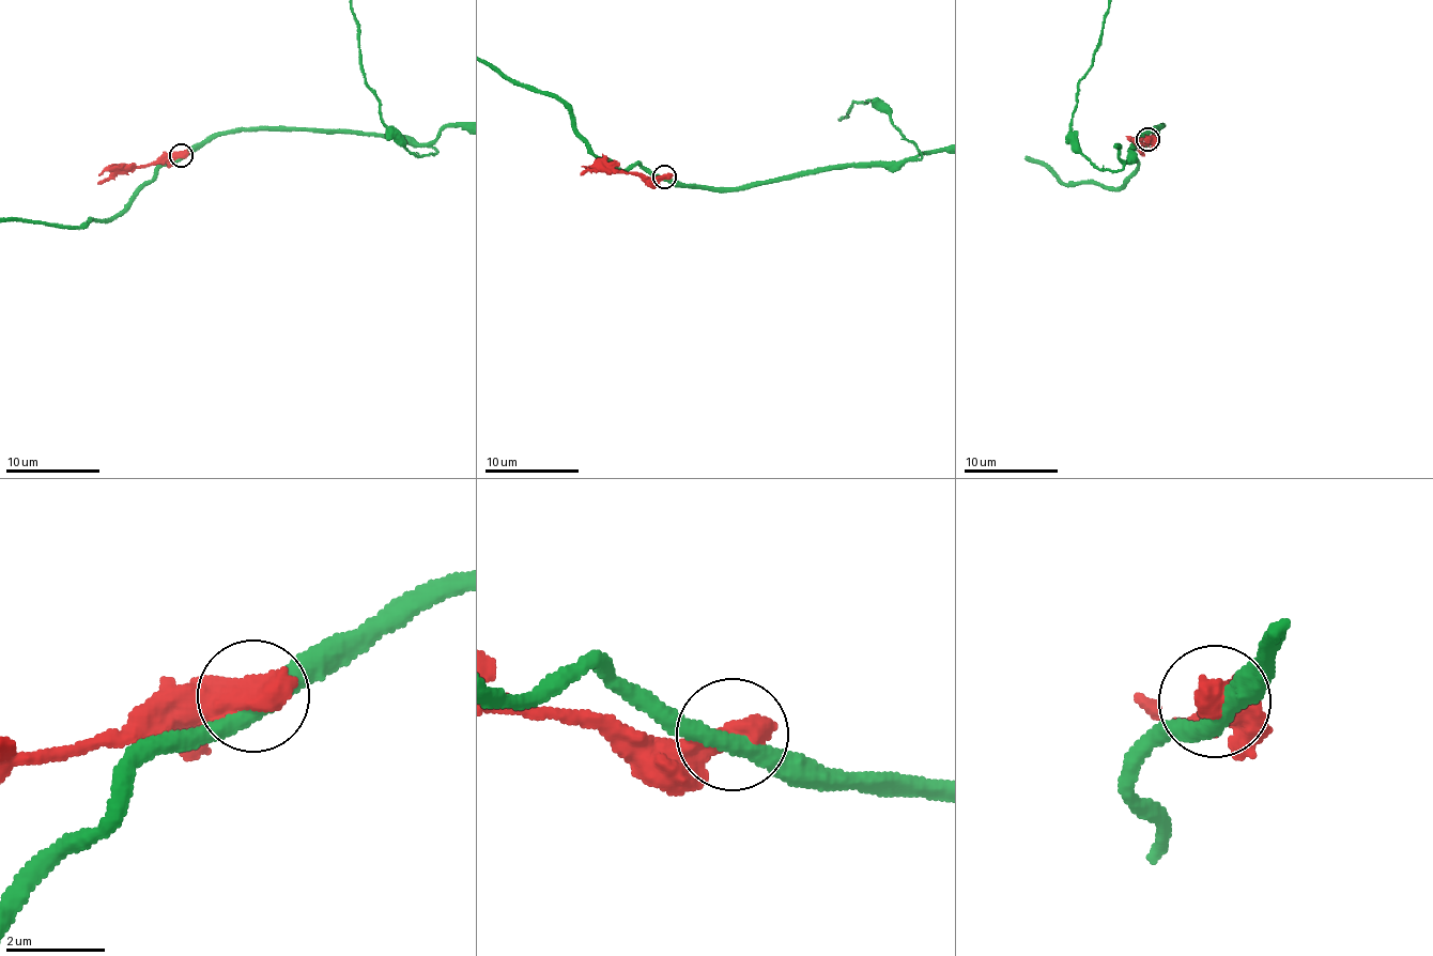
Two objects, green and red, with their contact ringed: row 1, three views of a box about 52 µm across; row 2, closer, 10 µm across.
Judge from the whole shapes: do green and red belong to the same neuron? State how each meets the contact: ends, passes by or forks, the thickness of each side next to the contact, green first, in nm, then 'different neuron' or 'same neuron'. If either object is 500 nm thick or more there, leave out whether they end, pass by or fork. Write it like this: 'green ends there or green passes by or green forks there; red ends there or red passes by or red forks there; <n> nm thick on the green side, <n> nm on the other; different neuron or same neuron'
360 nm thick on the green side, 650 nm on the other; different neuron

